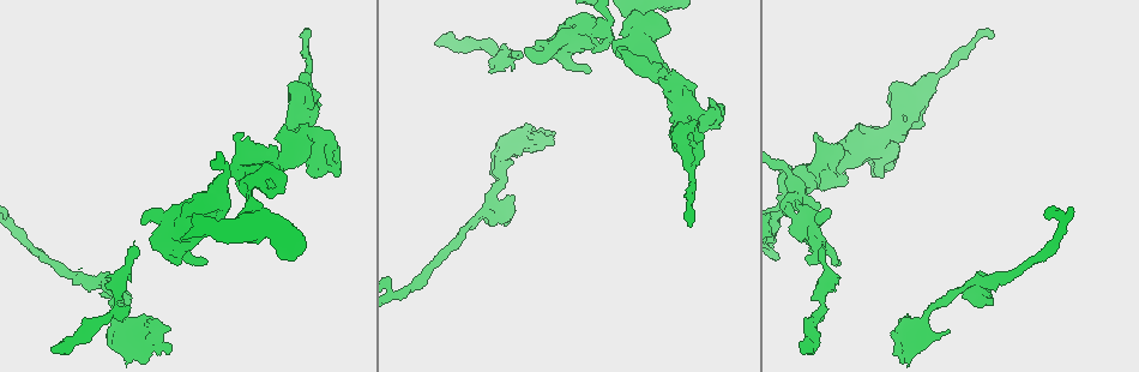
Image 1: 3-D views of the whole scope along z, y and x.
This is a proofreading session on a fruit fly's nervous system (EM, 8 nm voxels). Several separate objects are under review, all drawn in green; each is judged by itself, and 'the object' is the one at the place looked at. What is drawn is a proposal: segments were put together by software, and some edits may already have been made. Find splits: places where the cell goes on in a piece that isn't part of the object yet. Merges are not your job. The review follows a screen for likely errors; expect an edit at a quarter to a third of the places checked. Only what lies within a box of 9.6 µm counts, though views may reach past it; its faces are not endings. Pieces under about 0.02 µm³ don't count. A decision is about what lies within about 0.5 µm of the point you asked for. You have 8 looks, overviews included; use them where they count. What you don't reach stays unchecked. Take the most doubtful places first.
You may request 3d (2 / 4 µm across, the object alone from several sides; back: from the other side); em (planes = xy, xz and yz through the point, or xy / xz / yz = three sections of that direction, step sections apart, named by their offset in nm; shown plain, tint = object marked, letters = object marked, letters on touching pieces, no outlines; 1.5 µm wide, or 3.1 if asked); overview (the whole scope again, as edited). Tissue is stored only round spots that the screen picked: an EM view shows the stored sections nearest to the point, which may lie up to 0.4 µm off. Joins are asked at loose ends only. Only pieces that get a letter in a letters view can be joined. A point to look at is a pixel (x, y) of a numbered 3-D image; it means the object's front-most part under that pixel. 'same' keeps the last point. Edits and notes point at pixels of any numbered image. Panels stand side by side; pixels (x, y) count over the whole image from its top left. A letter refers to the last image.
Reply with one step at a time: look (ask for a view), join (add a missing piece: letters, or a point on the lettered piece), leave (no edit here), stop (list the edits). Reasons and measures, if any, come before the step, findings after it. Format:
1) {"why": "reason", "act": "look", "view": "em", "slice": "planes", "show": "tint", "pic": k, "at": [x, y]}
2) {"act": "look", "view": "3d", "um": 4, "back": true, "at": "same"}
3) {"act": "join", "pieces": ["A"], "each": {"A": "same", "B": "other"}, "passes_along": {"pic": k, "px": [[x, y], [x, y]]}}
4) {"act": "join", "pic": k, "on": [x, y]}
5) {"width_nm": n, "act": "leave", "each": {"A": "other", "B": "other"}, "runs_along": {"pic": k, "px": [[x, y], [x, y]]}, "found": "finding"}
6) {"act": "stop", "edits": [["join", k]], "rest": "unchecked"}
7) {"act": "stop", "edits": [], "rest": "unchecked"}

{"why": "an open end", "act": "look", "view": "em", "slice": "planes", "show": "letters", "pic": 1, "at": [436, 46]}

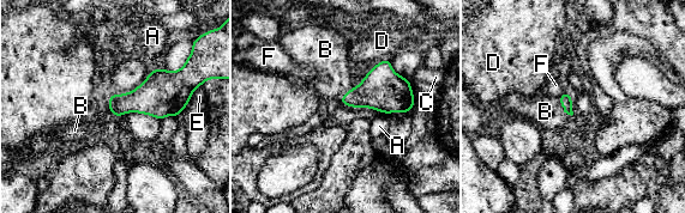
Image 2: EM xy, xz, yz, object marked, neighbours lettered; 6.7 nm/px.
{"act": "join", "pieces": ["B"], "each": {"A": "other", "B": "same", "C": "other", "D": "other", "E": "other", "F": "other"}, "passes_along": {"pic": 2, "px": [[565, 99], [562, 107], [545, 111]]}, "found": "it goes on there"}

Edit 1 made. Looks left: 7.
{"act": "look", "view": "overview"}

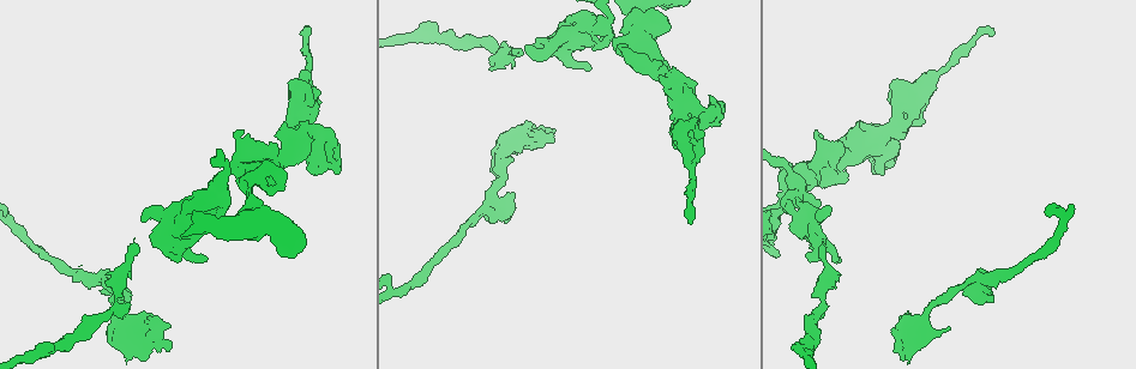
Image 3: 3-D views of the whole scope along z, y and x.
{"why": "branch stops here", "act": "look", "view": "3d", "um": 4, "pic": 3, "at": [950, 328]}

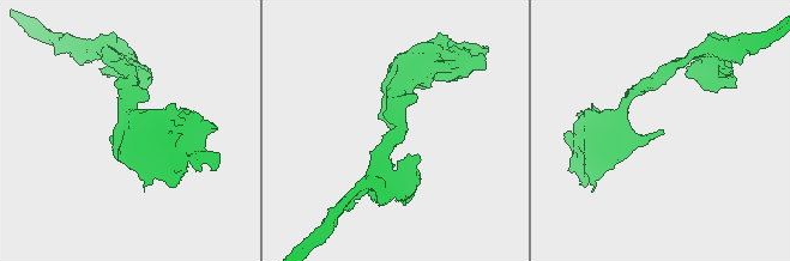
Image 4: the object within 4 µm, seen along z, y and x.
{"why": "now the EM", "act": "look", "view": "em", "slice": "xz", "step": 4, "show": "letters", "pic": 4, "at": [661, 129]}

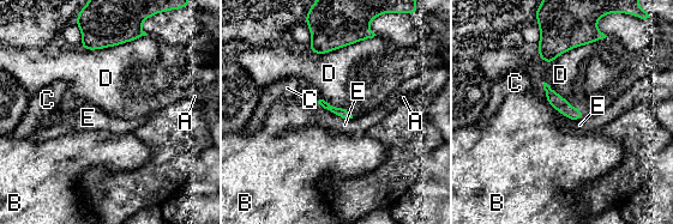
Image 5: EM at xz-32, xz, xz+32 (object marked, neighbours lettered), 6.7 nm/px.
{"act": "leave", "each": {"A": "other", "B": "other", "C": "other", "D": "other", "E": "other"}, "runs_along": {"pic": 5, "px": [[548, 90], [569, 112], [580, 115]]}, "found": "no lettered piece goes on from it"}

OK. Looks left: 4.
{"act": "stop", "edits": [["join", 2]], "rest": "unchecked"}

